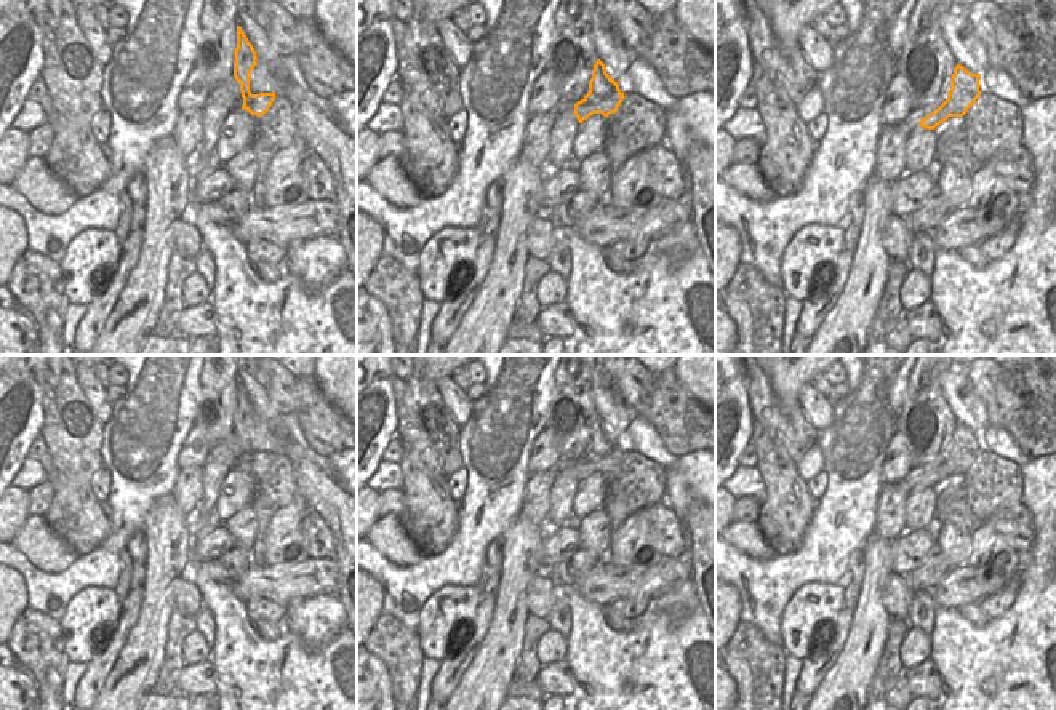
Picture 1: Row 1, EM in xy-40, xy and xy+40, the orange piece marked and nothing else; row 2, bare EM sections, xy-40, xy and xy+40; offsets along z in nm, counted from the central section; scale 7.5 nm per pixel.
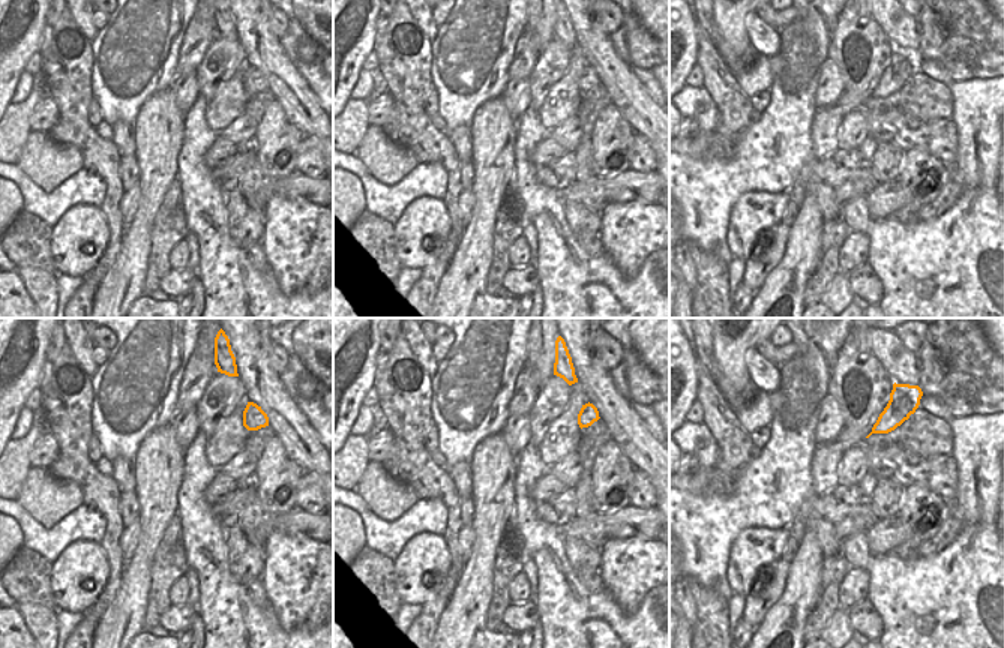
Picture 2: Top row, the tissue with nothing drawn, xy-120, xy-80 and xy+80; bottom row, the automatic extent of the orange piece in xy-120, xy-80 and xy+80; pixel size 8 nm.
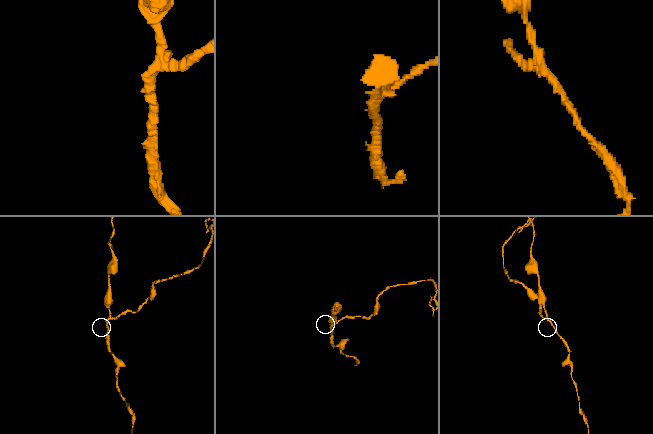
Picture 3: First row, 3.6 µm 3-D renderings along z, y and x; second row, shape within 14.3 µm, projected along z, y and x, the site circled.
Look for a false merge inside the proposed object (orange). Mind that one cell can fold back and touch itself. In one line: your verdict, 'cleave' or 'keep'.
cleave

